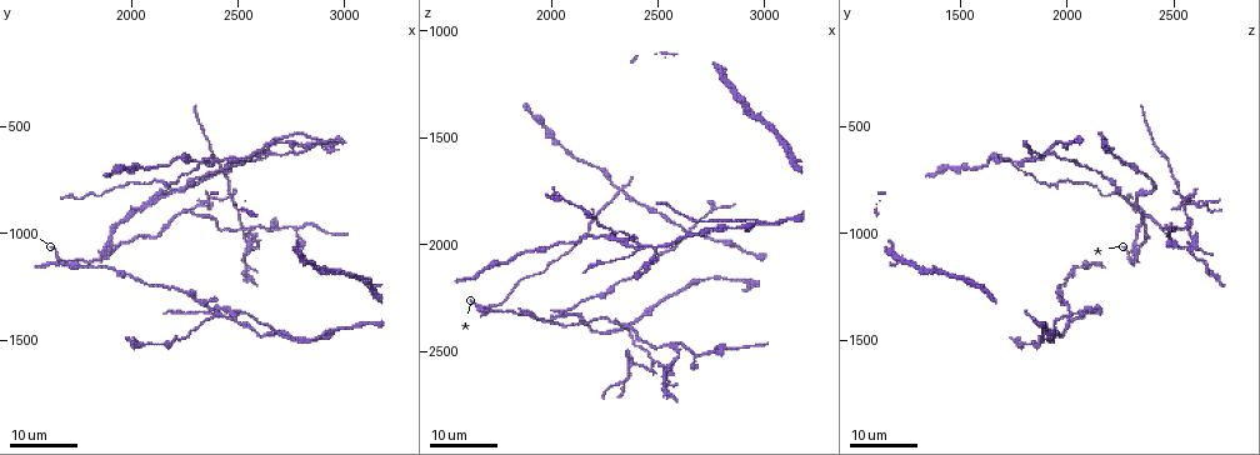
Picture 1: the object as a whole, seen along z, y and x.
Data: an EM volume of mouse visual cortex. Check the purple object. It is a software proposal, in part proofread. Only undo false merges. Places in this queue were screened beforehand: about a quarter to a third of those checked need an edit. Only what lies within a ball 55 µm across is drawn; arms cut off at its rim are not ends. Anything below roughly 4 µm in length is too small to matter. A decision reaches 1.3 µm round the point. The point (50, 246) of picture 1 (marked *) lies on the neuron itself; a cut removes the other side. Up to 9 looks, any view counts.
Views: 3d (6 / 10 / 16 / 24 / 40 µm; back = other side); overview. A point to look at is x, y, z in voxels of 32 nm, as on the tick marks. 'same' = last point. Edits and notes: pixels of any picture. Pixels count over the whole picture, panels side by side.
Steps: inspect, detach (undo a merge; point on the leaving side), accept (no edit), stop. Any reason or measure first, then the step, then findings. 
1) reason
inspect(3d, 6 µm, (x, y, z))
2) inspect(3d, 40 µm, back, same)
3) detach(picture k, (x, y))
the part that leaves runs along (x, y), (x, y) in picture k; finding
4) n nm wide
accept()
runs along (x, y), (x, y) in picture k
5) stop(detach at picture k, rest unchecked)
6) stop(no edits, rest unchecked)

inspect(3d, 24 µm, (2910, 1470, 1880))

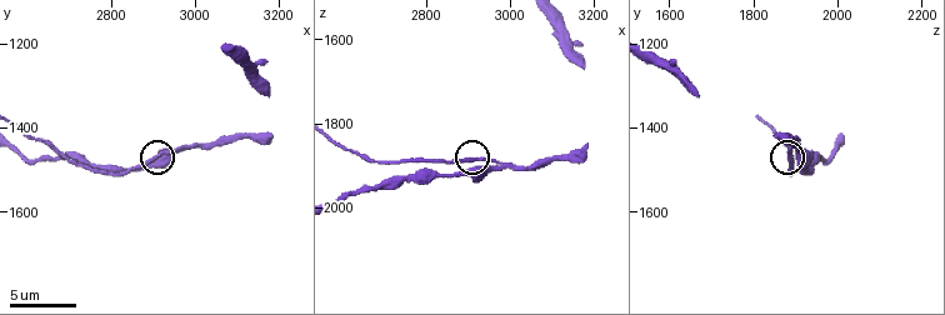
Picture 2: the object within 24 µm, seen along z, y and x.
inspect(3d, 6 µm, (2910, 1470, 1885))

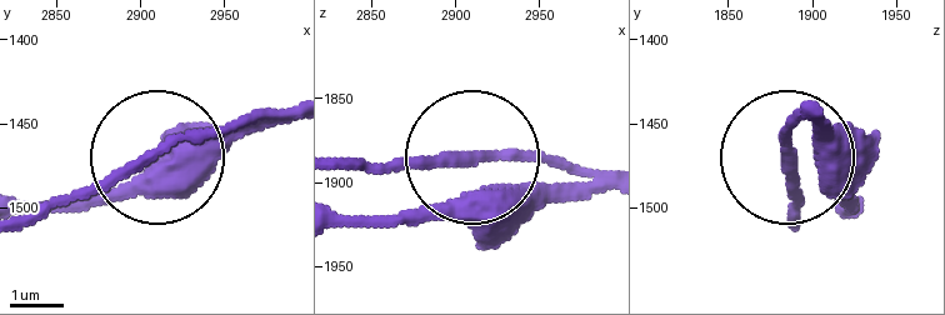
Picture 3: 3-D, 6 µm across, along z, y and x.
accept()
one neuron here

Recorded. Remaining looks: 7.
branch point
inspect(3d, 16 µm, (2500, 1420, 2020))

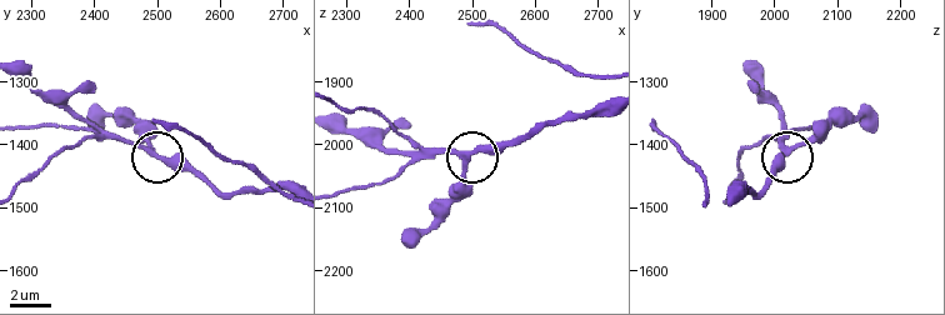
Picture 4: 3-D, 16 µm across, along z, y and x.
inspect(3d, 6 µm, (2490, 1410, 2020))

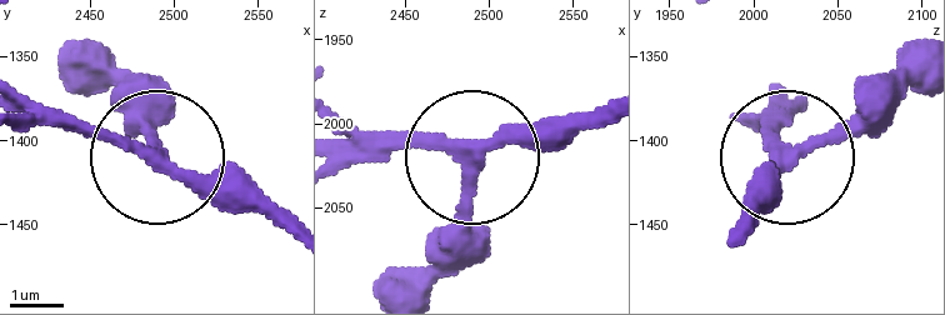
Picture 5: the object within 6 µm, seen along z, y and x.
230 nm wide
accept()
one neuron here

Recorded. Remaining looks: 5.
four or more arms meet
inspect(3d, 24 µm, (2070, 860, 2320))

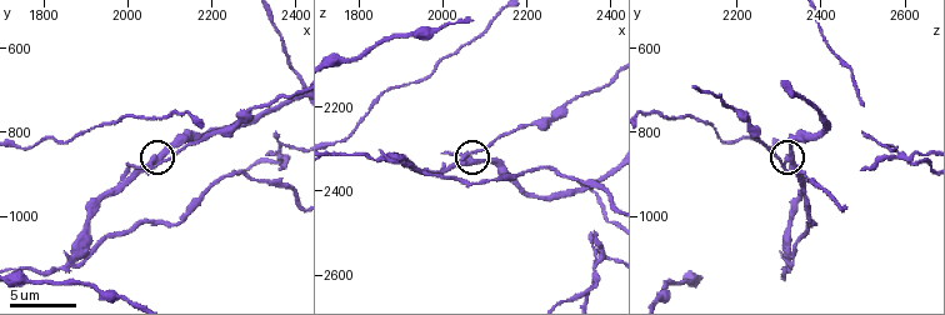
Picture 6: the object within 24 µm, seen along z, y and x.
closer look
inspect(3d, 10 µm, (2065, 865, 2320))

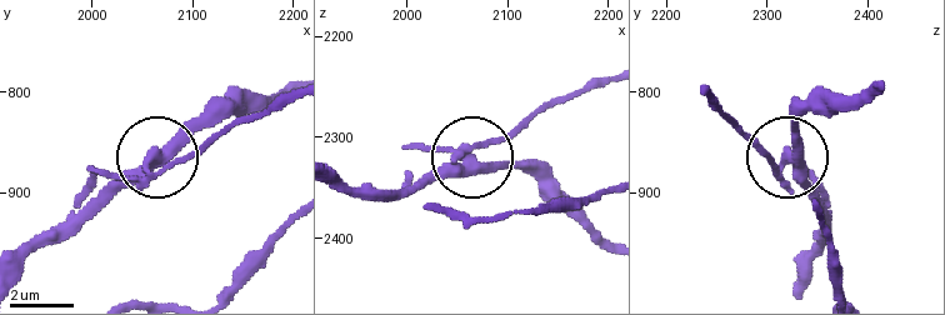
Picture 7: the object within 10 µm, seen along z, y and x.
320 nm wide
detach(picture 7, (410, 146))
the part that leaves runs along (464, 150), (509, 140), (550, 108), (606, 83) in picture 7; two neurons meet here

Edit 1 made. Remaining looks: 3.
inspect(overview)

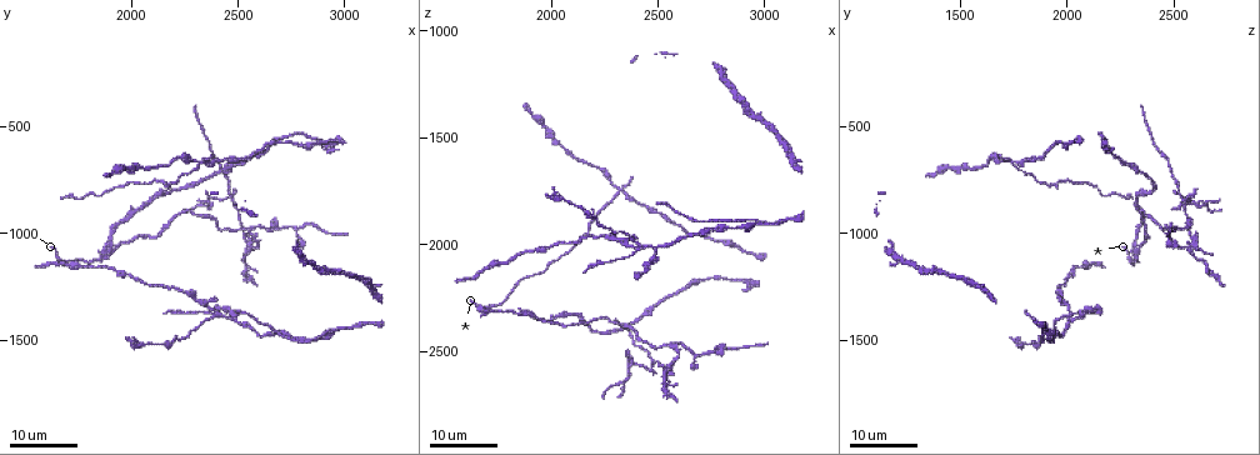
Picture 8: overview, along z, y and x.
looks like a crossing
inspect(3d, 16 µm, (2310, 670, 1760))

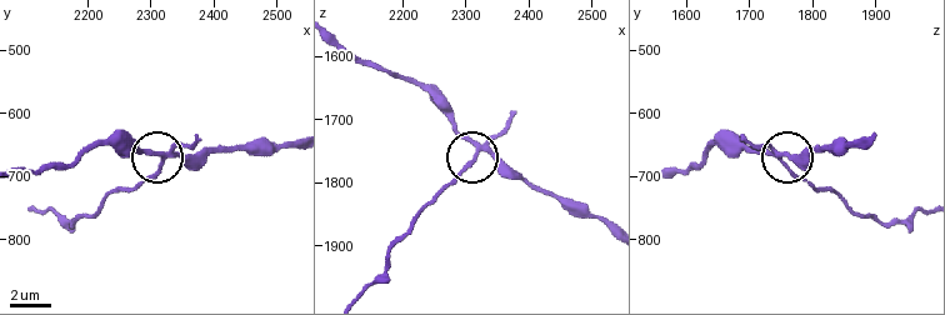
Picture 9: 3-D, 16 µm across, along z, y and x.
closer look
inspect(3d, 6 µm, (2320, 680, 1755))

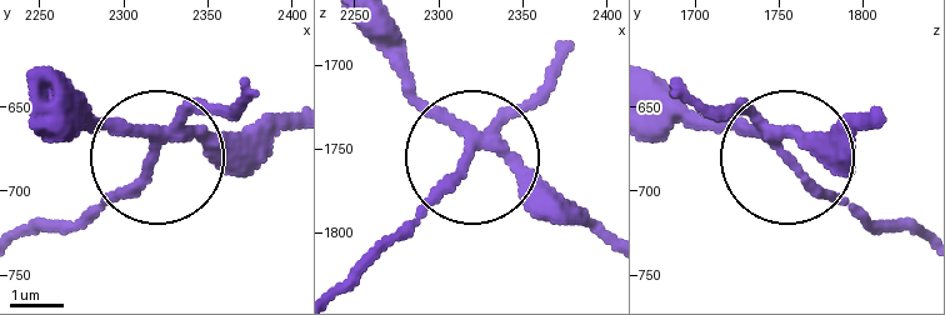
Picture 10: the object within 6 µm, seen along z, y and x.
190 nm wide
detach(picture 10, (130, 188))
the part that leaves runs along (168, 135), (126, 184), (33, 229) in picture 10; a second neuron is stuck on

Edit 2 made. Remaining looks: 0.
stop(detach at picture 7, detach at picture 10, rest unchecked)

